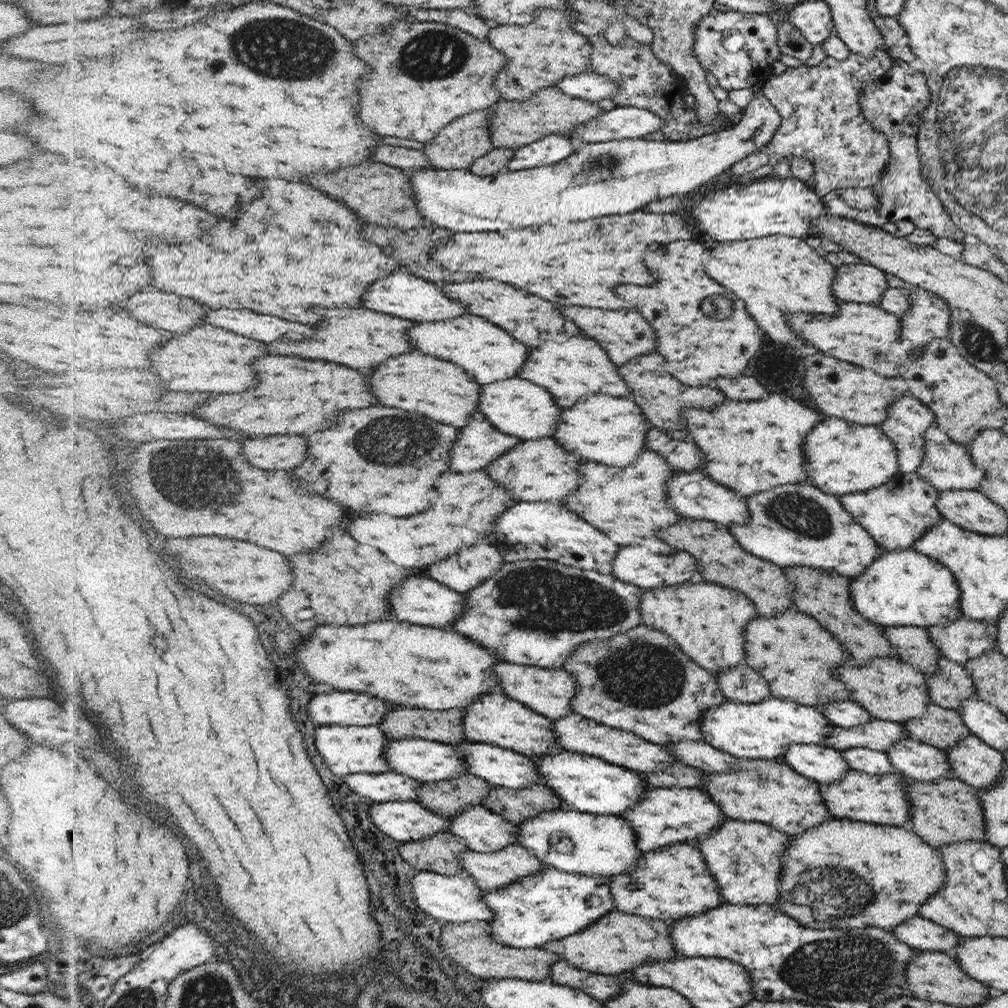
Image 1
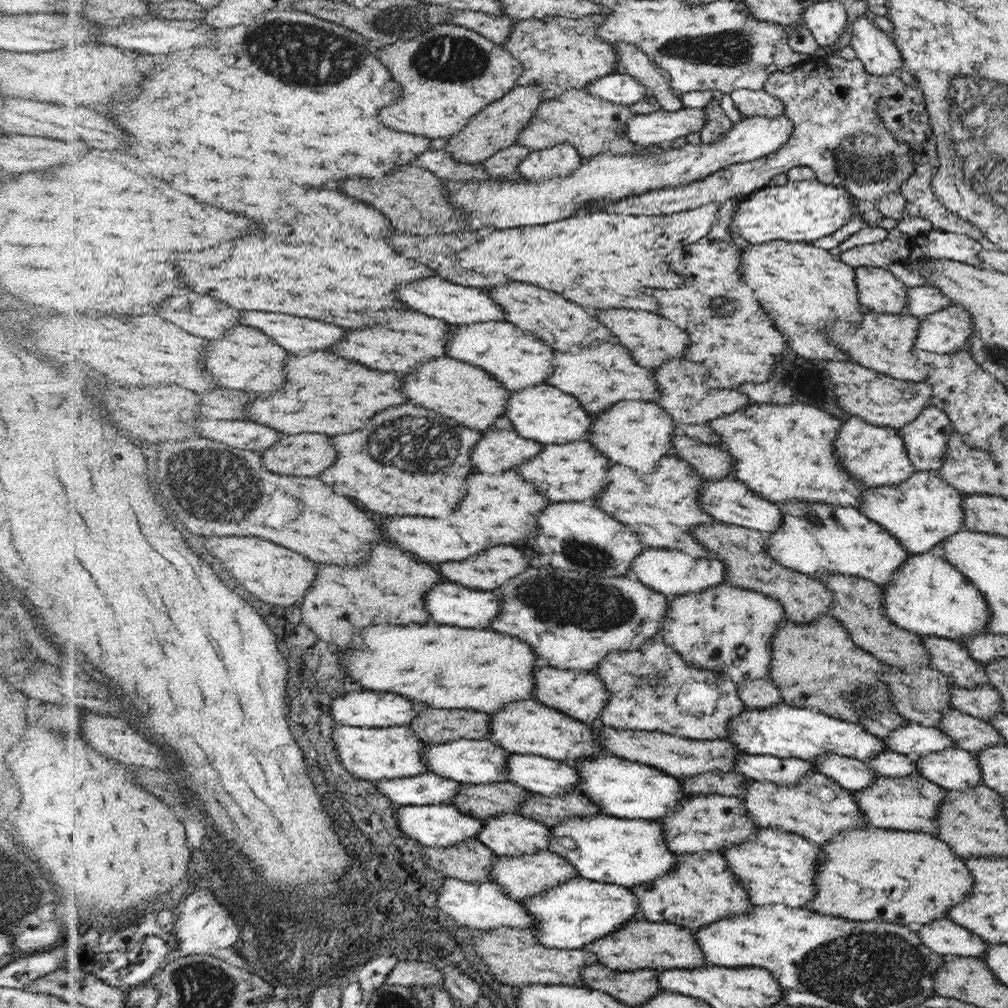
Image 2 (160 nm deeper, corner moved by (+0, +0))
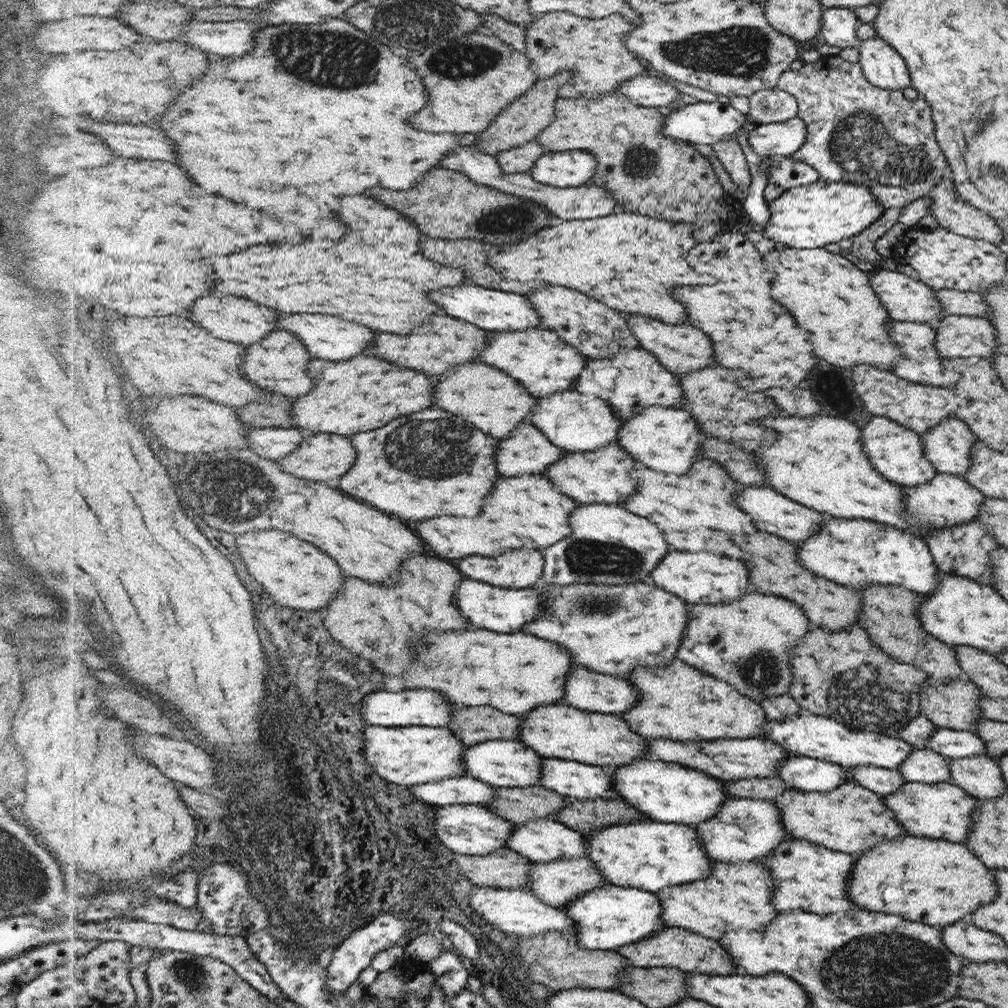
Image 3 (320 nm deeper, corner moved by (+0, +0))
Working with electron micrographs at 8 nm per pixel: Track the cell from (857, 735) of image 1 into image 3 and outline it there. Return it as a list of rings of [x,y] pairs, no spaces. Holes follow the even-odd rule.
[[[937,727],[935,734],[929,738],[925,748],[935,750],[948,759],[987,754],[987,746],[978,734],[940,727]]]

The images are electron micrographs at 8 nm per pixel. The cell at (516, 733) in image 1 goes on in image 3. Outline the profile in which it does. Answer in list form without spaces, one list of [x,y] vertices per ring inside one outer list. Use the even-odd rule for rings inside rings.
[[[568,704],[539,706],[522,715],[518,741],[532,747],[543,758],[591,763],[603,768],[624,766],[645,759],[647,744],[619,714],[591,713]]]

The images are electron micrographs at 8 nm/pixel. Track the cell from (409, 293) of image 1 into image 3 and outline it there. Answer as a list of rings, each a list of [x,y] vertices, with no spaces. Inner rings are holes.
[[[456,286],[456,288],[442,288],[430,294],[430,298],[444,308],[448,316],[474,324],[487,331],[526,330],[542,326],[540,315],[528,297],[514,292],[505,292],[481,286]]]

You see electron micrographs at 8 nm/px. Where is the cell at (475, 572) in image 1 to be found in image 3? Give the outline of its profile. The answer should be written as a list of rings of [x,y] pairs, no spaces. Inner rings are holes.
[[[513,549],[498,557],[468,556],[458,566],[466,579],[504,589],[525,589],[542,581],[544,556],[542,550]]]

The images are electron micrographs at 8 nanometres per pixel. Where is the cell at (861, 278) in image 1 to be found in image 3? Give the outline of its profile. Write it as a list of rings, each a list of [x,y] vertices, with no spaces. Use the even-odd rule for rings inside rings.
[[[876,268],[869,272],[871,285],[879,295],[880,302],[887,307],[890,318],[900,322],[927,323],[932,320],[942,320],[945,317],[941,302],[938,302],[935,290],[923,283],[921,279],[914,280],[899,271]]]

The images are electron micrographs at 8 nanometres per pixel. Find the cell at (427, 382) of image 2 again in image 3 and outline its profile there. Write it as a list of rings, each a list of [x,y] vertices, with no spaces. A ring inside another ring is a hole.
[[[478,361],[456,365],[446,374],[438,376],[442,380],[436,386],[436,407],[460,415],[484,434],[502,440],[508,438],[519,428],[537,404],[537,397],[532,395],[523,383],[519,383],[507,372]]]

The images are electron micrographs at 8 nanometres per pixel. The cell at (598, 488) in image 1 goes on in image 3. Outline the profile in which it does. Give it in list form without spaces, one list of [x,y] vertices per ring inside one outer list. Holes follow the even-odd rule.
[[[699,457],[693,462],[691,470],[684,475],[667,475],[654,468],[641,466],[637,468],[631,474],[638,478],[640,488],[634,496],[620,502],[620,505],[634,514],[656,522],[667,540],[668,550],[710,552],[742,561],[749,558],[750,552],[743,551],[738,546],[741,542],[739,536],[756,533],[756,525],[751,516],[735,501],[737,492],[744,486],[732,478],[722,464]]]

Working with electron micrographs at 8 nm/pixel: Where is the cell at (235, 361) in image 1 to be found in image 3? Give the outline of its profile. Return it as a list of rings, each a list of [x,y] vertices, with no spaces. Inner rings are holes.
[[[278,330],[262,342],[248,345],[250,354],[244,362],[246,376],[257,382],[262,388],[282,392],[286,396],[306,396],[316,388],[314,378],[310,376],[310,362],[313,361],[312,351],[305,342],[286,330]]]

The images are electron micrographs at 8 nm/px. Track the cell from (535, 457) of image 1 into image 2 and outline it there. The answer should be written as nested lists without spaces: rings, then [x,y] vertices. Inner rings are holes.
[[[588,440],[576,441],[566,444],[546,444],[542,452],[525,462],[514,471],[520,472],[528,482],[540,490],[552,503],[556,502],[582,502],[582,500],[596,500],[602,490],[606,488],[606,472],[610,470],[610,460],[594,448]]]

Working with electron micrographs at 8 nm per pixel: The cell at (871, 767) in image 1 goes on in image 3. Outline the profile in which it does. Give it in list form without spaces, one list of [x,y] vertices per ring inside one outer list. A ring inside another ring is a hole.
[[[915,749],[899,770],[906,782],[950,782],[950,759],[930,749]]]

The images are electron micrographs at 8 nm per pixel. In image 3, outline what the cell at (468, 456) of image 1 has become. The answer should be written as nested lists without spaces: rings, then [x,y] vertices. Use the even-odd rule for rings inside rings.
[[[524,421],[519,428],[516,429],[508,438],[503,438],[499,441],[500,448],[496,449],[496,466],[500,466],[500,474],[502,476],[520,476],[520,474],[545,474],[548,468],[554,465],[554,462],[558,462],[568,451],[556,446],[555,443],[551,441],[539,429],[539,427],[534,426],[532,423]]]

